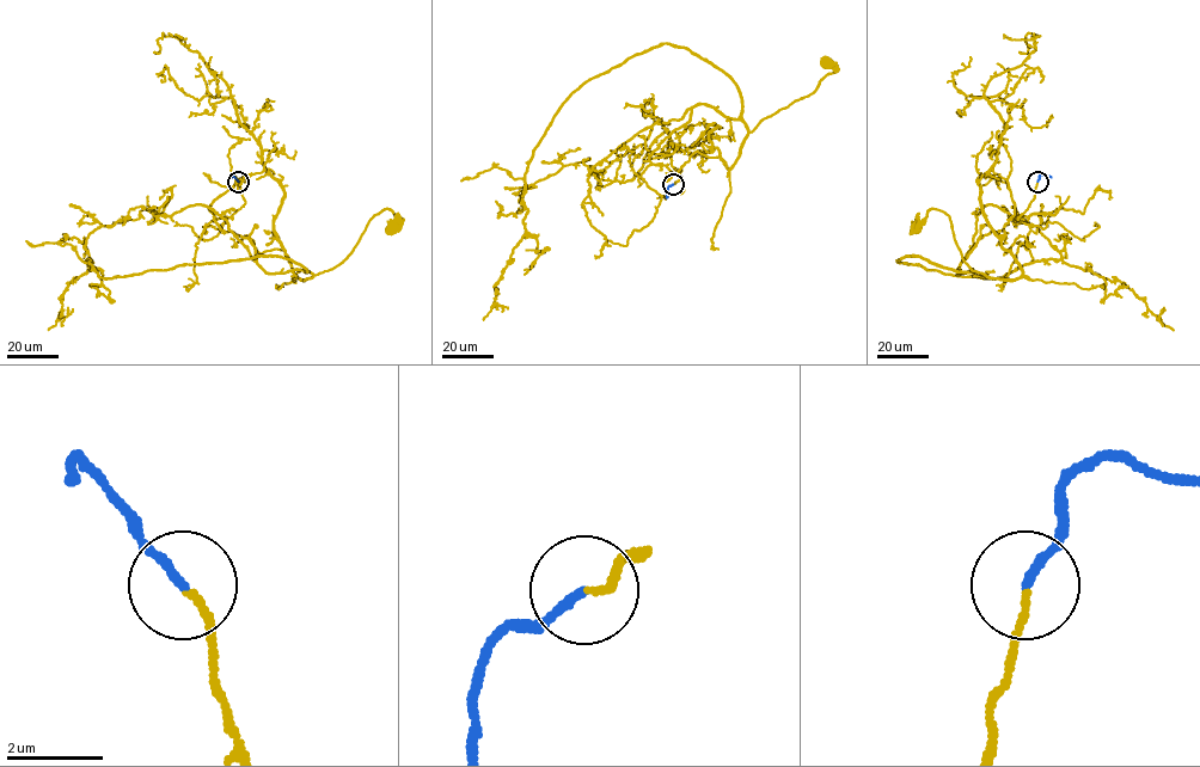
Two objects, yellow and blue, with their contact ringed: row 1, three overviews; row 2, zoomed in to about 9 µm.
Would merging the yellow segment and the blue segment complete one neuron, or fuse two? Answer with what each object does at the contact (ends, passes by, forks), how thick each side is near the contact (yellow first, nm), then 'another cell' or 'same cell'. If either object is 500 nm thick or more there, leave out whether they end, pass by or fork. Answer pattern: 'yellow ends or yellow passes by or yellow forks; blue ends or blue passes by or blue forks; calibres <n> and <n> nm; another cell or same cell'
yellow ends; blue ends; calibres 140 and 190 nm; same cell

